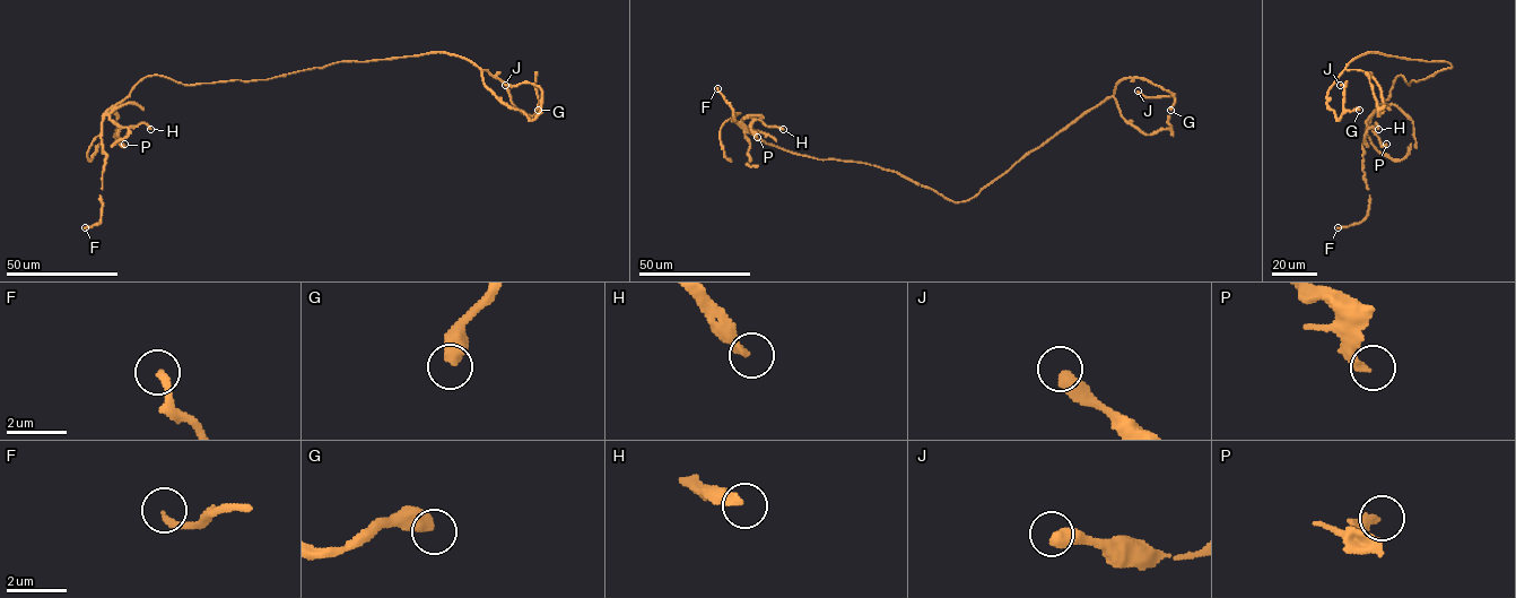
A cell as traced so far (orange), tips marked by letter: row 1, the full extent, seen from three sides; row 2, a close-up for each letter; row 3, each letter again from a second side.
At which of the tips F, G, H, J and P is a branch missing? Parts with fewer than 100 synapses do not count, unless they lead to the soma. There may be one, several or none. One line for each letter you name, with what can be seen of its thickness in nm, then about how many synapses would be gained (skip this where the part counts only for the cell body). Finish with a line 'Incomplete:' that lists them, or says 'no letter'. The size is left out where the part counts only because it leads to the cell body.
Incomplete: no letter

